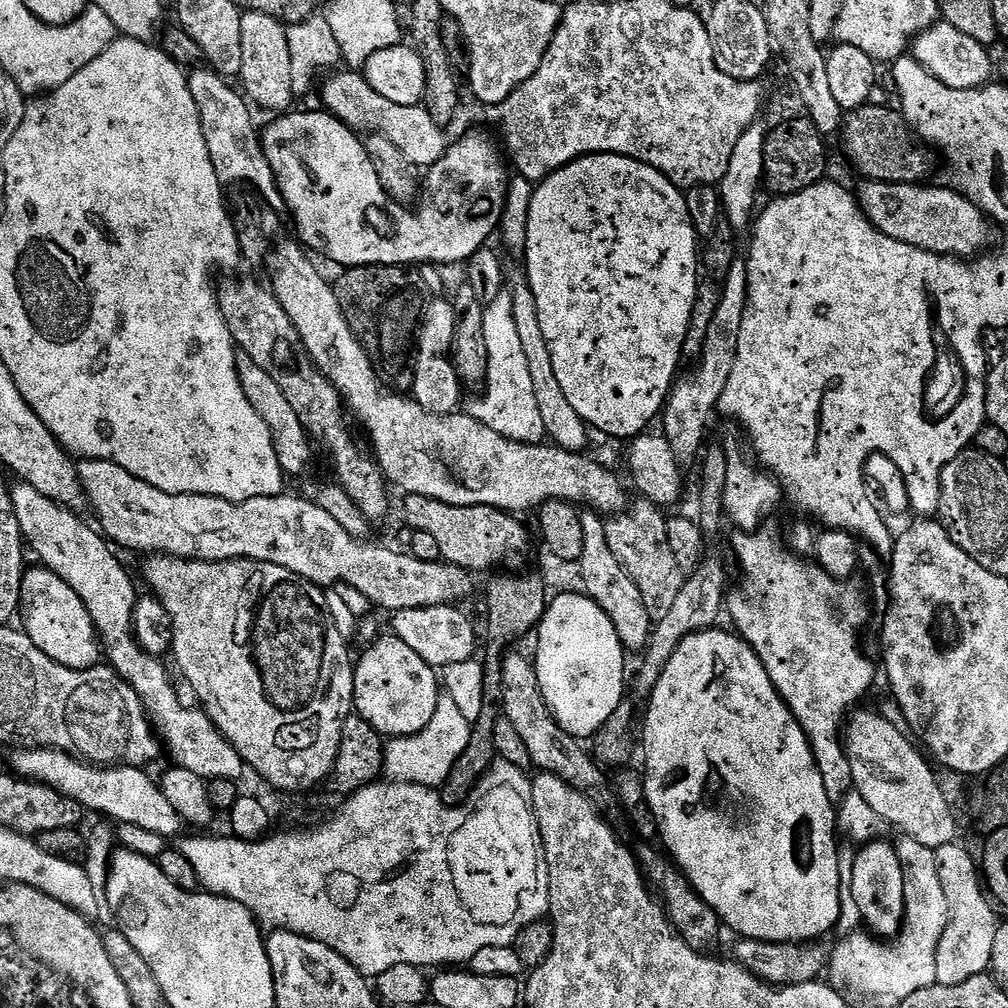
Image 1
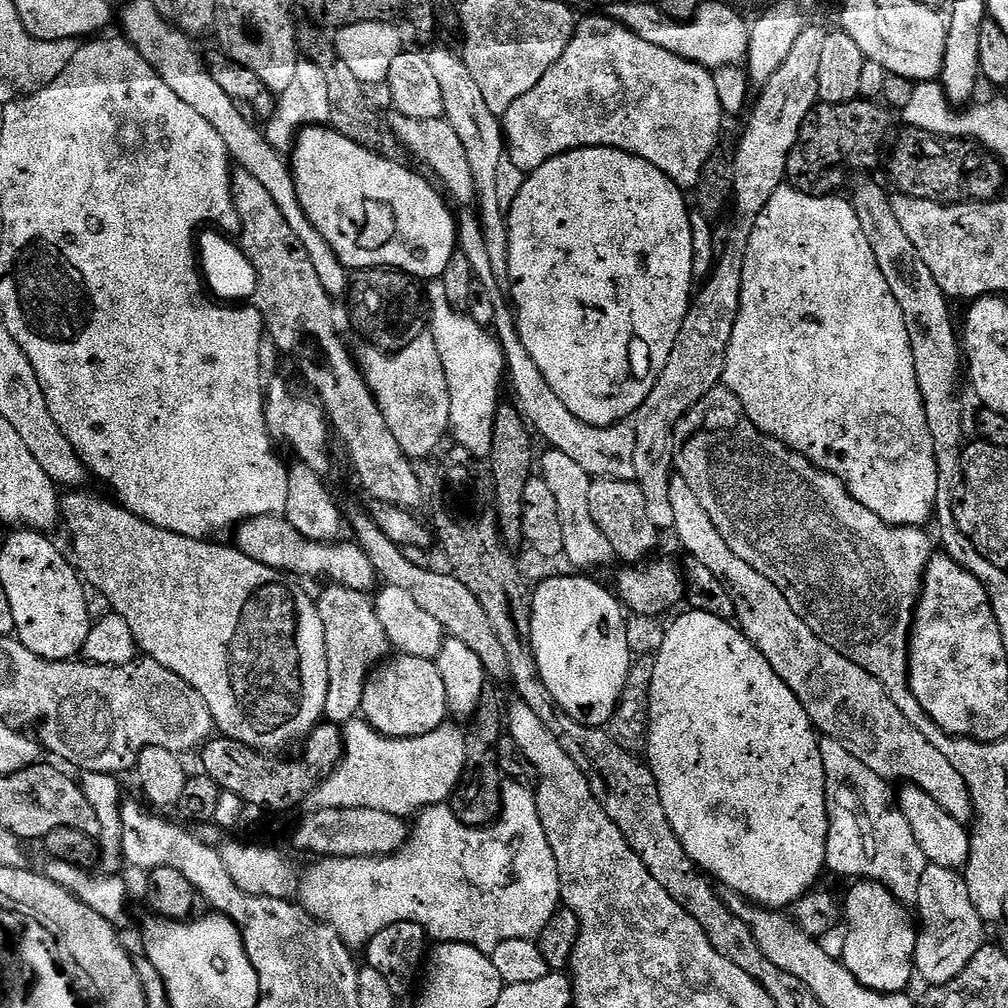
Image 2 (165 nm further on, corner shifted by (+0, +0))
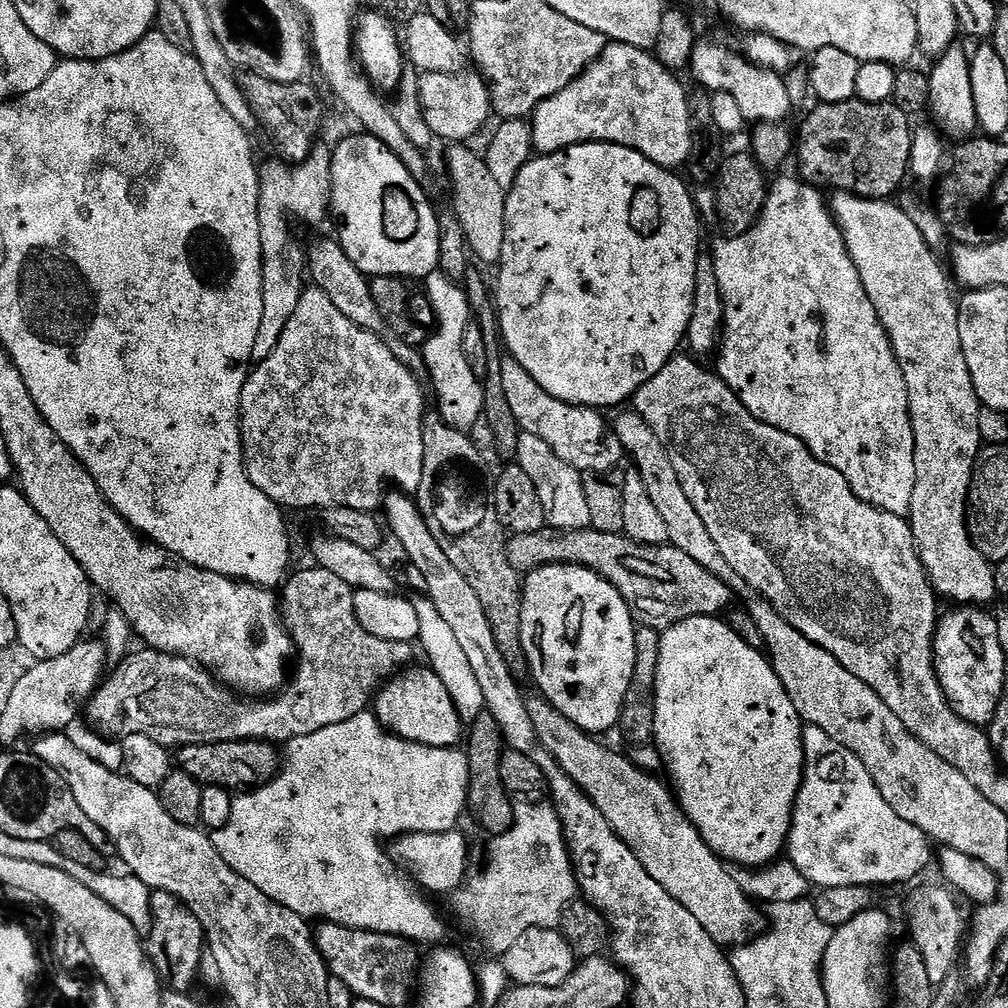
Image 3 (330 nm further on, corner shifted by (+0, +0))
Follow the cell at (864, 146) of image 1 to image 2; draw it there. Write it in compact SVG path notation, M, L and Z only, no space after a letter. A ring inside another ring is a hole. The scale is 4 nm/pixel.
M908 128L898 136L895 137L896 145L895 140L891 145L886 168L888 164L888 172L899 195L926 198L939 204L986 204L1003 193L1000 191L1004 188L1006 170L987 148L970 140L933 136L921 128Z

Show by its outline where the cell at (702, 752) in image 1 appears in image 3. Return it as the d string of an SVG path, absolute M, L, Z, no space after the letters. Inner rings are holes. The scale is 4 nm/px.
M715 616L686 618L663 629L656 671L654 744L666 768L668 764L668 772L672 775L671 787L678 797L680 807L688 815L688 820L696 827L698 834L702 834L706 846L710 846L710 850L714 850L729 865L763 868L772 861L781 859L788 842L788 831L792 829L792 811L796 805L800 783L804 780L804 729L798 710L794 710L794 702L790 702L790 694L786 694L778 674L772 669L772 661L761 649L752 648L742 642L742 638L738 638L738 634L734 634L734 630L730 630L723 619Z

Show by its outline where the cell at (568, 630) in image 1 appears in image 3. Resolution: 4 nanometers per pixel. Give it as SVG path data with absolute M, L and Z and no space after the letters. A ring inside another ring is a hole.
M550 564L545 568L535 568L533 572L527 573L523 581L524 601L522 602L522 646L524 647L524 658L528 661L528 672L536 679L540 687L539 695L553 704L556 709L570 722L578 725L583 732L589 734L601 734L617 727L620 722L620 711L622 702L626 698L626 690L630 690L630 682L634 678L634 666L636 665L636 629L637 625L632 619L632 612L626 606L622 594L610 586L598 574L594 574L589 568L583 568L577 564Z

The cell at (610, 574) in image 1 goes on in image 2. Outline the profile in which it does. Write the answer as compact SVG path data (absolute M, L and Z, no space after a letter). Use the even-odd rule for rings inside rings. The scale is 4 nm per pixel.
M549 447L548 453L541 455L538 460L538 472L543 476L546 486L550 486L554 498L558 501L558 518L562 521L563 559L573 564L573 569L604 568L616 560L614 546L606 539L606 534L598 530L598 522L590 515L590 486L593 477L588 475L574 458L562 454L558 449ZM544 456L544 457L543 457Z

